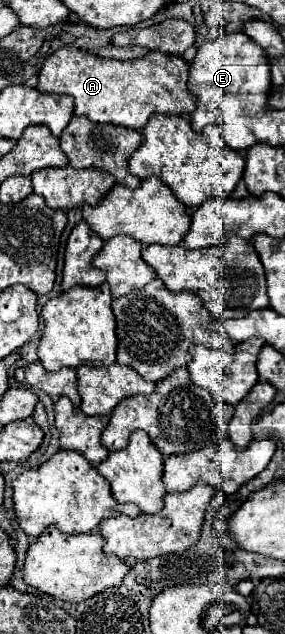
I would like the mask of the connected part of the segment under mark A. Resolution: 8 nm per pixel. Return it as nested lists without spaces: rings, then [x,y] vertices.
[[[74,46],[56,50],[46,58],[38,74],[40,92],[70,94],[74,98],[74,114],[88,116],[92,122],[116,124],[132,130],[142,130],[148,118],[156,112],[162,114],[192,114],[196,96],[186,88],[188,62],[182,56],[162,52],[148,52],[136,60],[108,60]]]

